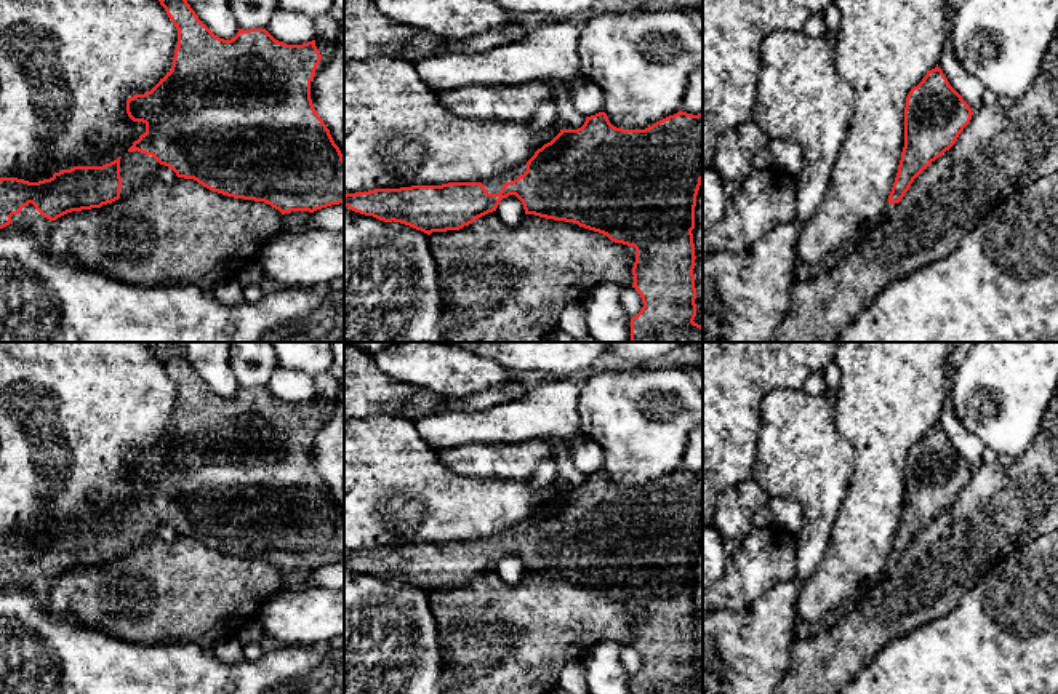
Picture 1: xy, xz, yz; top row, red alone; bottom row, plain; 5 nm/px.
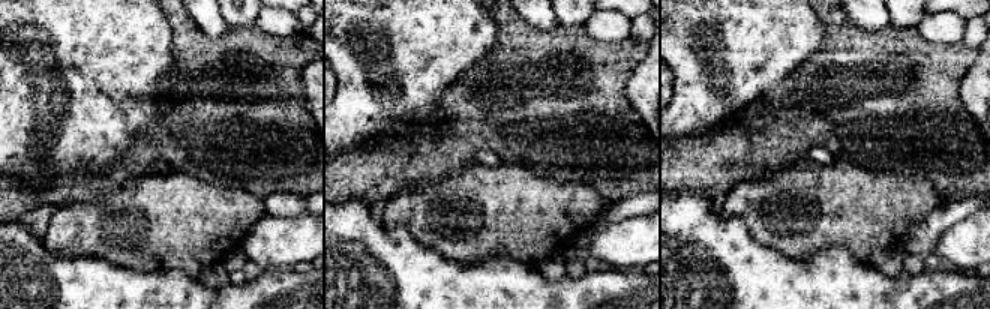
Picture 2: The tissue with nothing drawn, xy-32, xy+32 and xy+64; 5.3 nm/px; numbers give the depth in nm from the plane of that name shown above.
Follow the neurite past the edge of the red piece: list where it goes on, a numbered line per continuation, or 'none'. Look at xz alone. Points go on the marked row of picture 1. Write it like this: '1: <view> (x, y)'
1: xz (493, 186)

